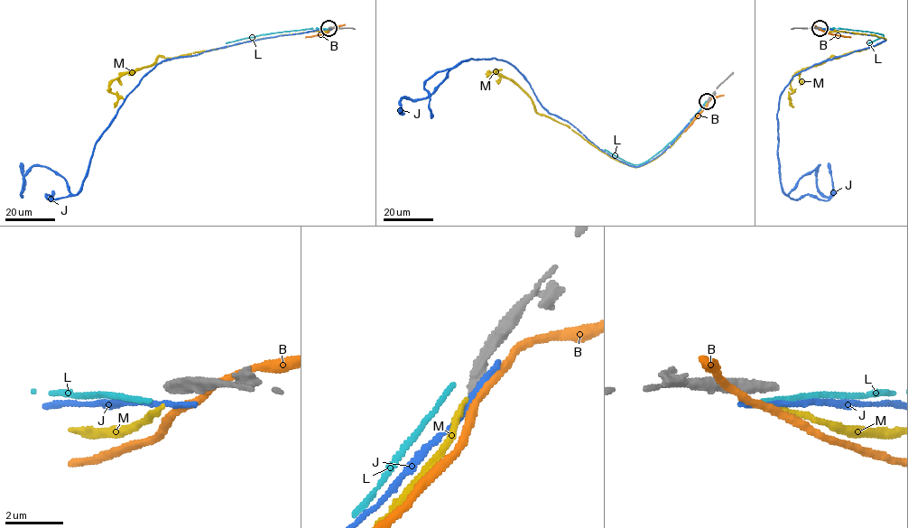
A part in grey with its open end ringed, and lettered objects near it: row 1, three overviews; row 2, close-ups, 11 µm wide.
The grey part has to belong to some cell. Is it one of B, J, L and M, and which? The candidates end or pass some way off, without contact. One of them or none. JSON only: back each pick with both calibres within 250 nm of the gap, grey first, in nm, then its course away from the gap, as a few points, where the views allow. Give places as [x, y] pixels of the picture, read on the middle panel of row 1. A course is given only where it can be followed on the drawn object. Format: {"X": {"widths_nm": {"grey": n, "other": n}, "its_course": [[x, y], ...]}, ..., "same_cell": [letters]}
{"same_cell": []}

